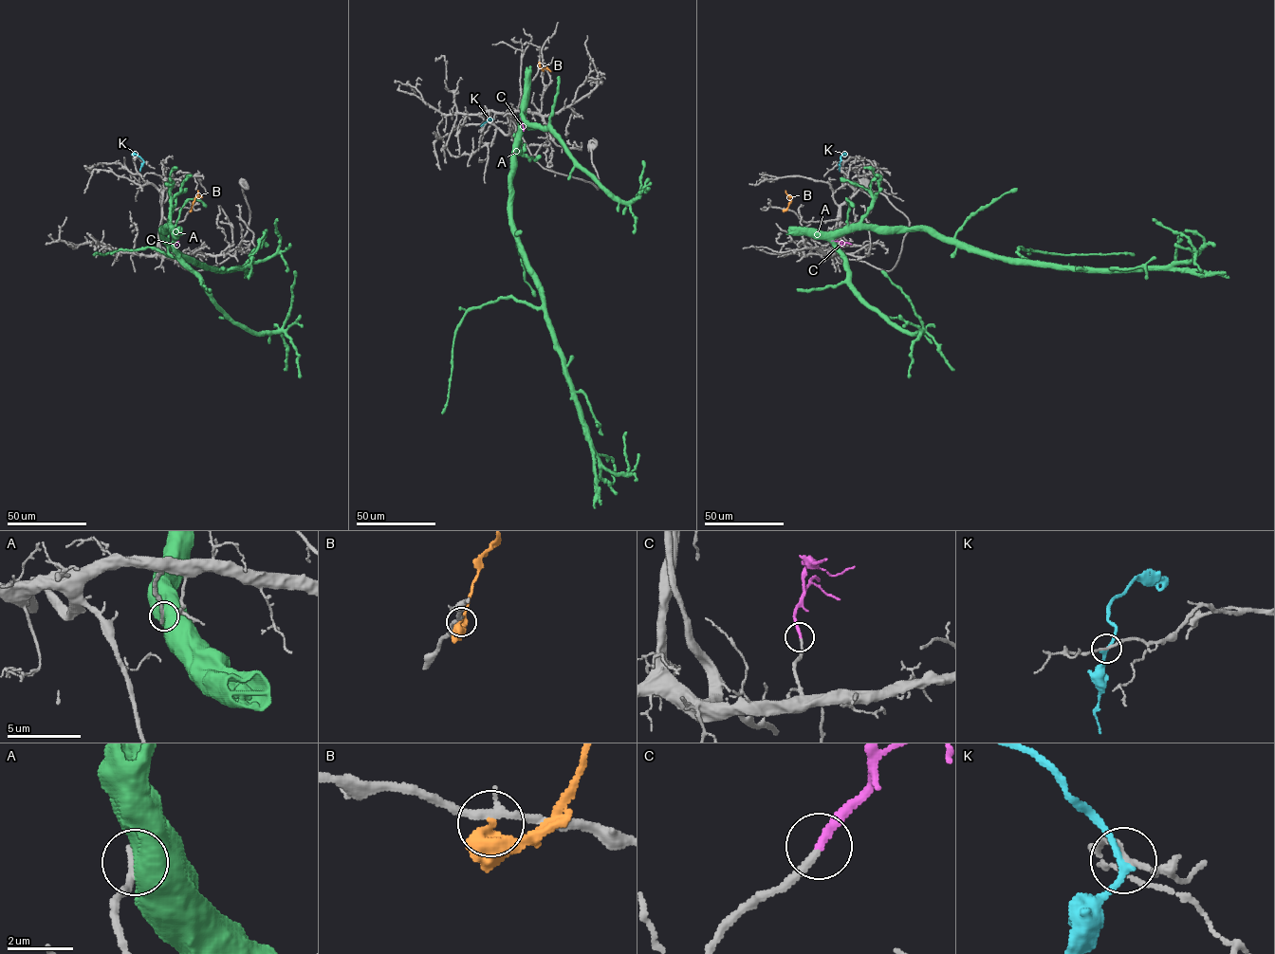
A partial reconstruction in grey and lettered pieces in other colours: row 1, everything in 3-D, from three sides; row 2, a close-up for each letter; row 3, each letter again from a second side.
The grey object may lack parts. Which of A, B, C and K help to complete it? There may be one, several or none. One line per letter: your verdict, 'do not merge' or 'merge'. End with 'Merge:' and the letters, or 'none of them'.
A: do not merge
B: do not merge
C: merge
K: do not merge
Merge: C

